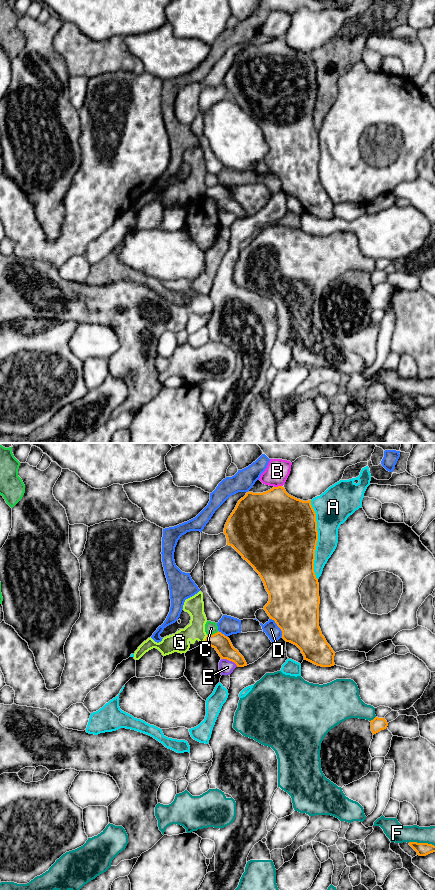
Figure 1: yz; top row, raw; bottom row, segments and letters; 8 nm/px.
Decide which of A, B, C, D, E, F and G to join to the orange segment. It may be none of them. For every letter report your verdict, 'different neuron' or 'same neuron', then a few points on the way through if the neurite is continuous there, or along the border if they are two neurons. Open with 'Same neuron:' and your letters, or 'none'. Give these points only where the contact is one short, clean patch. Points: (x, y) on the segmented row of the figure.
Same neuron: none
A: different neuron
B: different neuron
C: different neuron | along yz (218, 631), (207, 635)
D: different neuron
E: different neuron | along yz (221, 658), (231, 660), (237, 666)
F: different neuron
G: different neuron | along yz (207, 635), (204, 641)

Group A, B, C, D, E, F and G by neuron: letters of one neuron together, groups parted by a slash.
A / B / C / D / E / F / G

